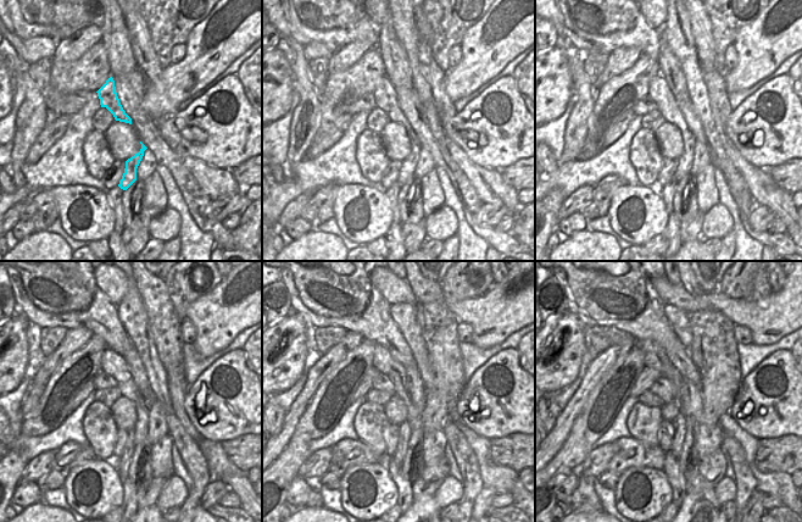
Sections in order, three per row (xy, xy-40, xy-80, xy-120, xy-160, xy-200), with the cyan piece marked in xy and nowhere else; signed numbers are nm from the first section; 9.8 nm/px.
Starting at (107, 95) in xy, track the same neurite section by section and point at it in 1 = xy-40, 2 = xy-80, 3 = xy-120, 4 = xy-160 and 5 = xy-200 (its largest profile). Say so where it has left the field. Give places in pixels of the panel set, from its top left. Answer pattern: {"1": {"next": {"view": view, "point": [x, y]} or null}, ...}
{"1": {"next": {"view": "xy-40", "point": [385, 96]}}, "2": {"next": {"view": "xy-80", "point": [658, 90]}}, "3": {"next": {"view": "xy-120", "point": [112, 362]}}, "4": {"next": {"view": "xy-160", "point": [383, 360]}}, "5": {"next": {"view": "xy-200", "point": [655, 356]}}}

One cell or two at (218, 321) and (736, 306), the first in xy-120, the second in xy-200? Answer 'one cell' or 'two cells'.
one cell

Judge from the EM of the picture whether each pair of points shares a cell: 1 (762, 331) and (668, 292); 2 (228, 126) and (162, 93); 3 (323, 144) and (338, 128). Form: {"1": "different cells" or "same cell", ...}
{"1": "same cell", "2": "different cells", "3": "same cell"}

